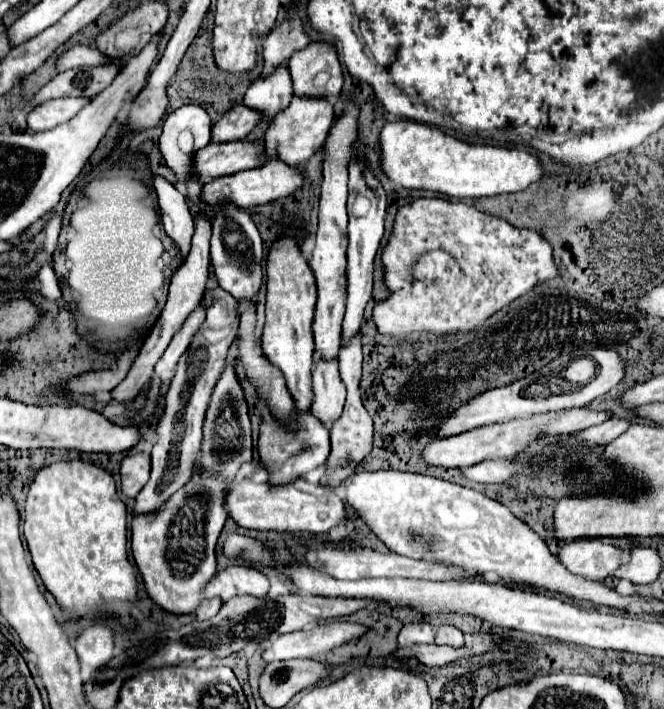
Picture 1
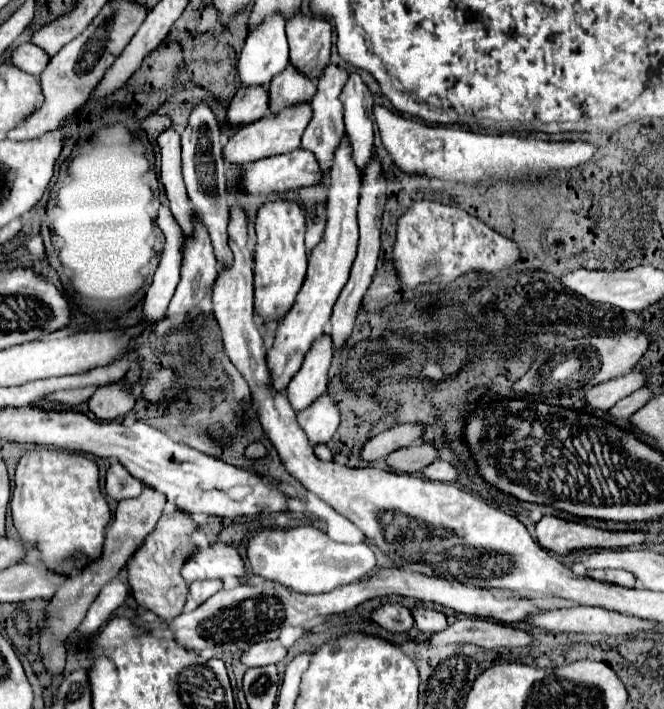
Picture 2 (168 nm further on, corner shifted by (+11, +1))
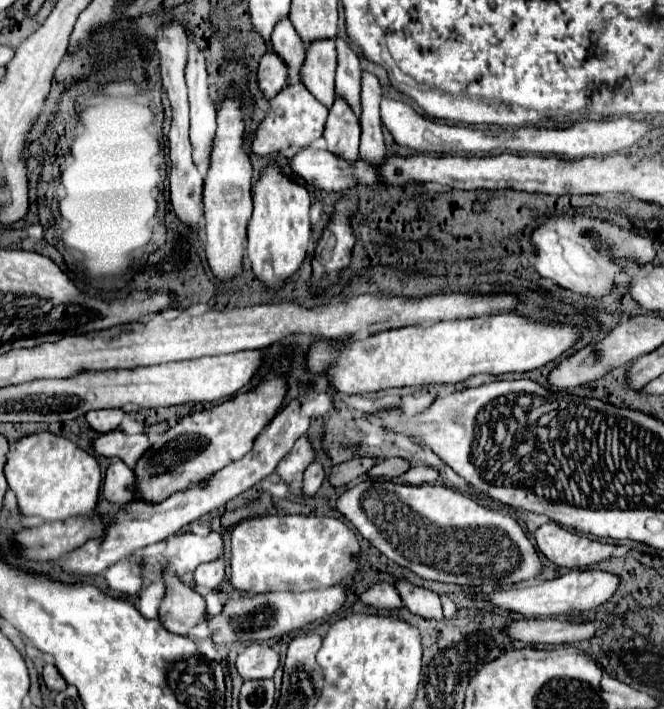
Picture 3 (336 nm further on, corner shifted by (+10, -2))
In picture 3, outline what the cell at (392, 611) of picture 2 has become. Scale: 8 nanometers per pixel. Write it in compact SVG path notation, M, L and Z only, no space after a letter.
M376 583L360 599L362 599L364 605L370 605L370 607L374 607L378 611L384 611L384 609L398 611L402 607L398 591L392 585L386 585L386 583Z

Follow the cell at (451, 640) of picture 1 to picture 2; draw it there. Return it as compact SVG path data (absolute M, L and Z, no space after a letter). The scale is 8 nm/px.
M415 606L411 610L413 618L415 618L415 624L421 632L425 634L433 634L433 632L441 632L447 628L447 618L443 612L437 612L433 608L427 608L427 606Z

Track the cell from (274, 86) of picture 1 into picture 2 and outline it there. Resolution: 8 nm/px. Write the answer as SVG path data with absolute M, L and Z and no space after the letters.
M271 12L265 16L265 20L249 30L245 46L239 56L239 76L243 86L253 86L253 84L271 84L273 76L285 68L289 62L289 48L287 48L287 38L285 38L285 18L281 12Z

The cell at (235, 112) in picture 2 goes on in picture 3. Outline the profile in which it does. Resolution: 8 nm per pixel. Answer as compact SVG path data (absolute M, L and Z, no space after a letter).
M266 53L260 59L256 81L258 81L260 93L266 99L272 99L274 95L278 95L278 91L282 91L282 87L286 85L286 77L288 77L286 65L276 53Z

